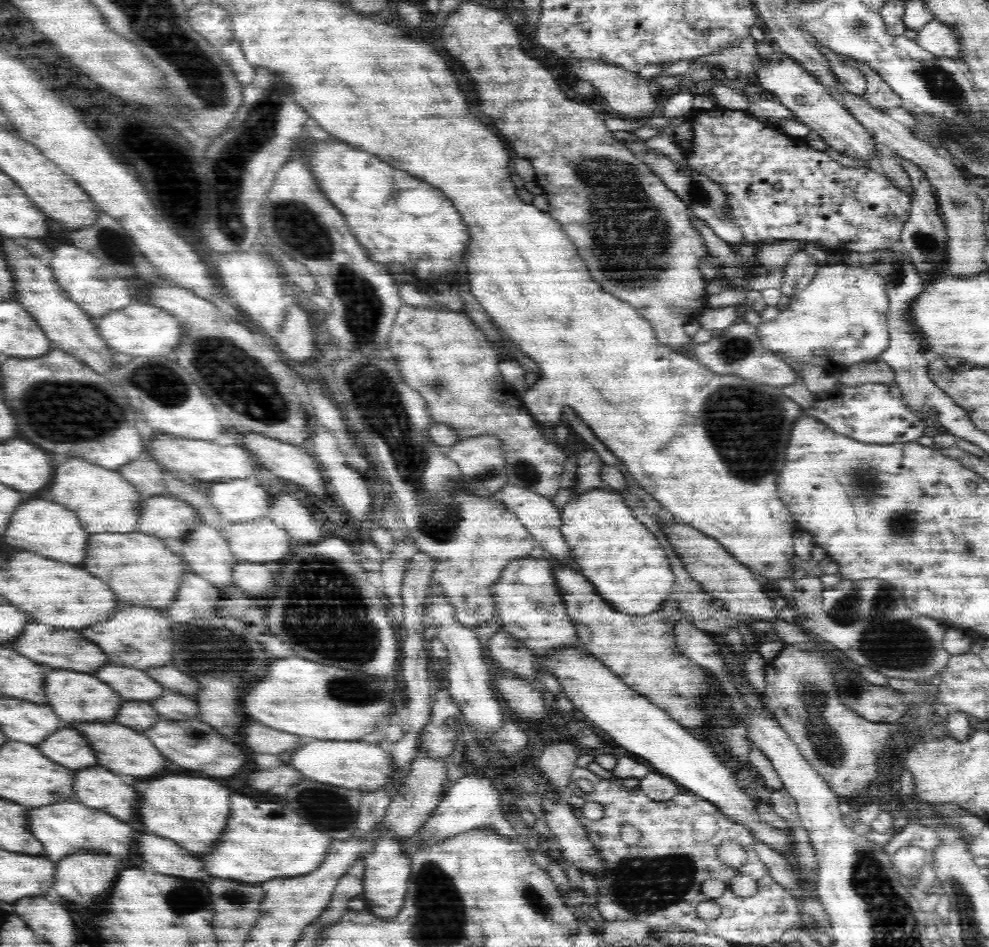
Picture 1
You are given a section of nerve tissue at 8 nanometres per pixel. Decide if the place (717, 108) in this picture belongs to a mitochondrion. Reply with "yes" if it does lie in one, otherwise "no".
no

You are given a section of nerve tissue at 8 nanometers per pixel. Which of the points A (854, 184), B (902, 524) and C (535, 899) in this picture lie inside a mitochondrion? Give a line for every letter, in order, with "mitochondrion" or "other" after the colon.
A: other
B: mitochondrion
C: mitochondrion

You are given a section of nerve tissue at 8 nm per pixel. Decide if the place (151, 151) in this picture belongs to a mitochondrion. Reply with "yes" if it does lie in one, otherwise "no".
no

